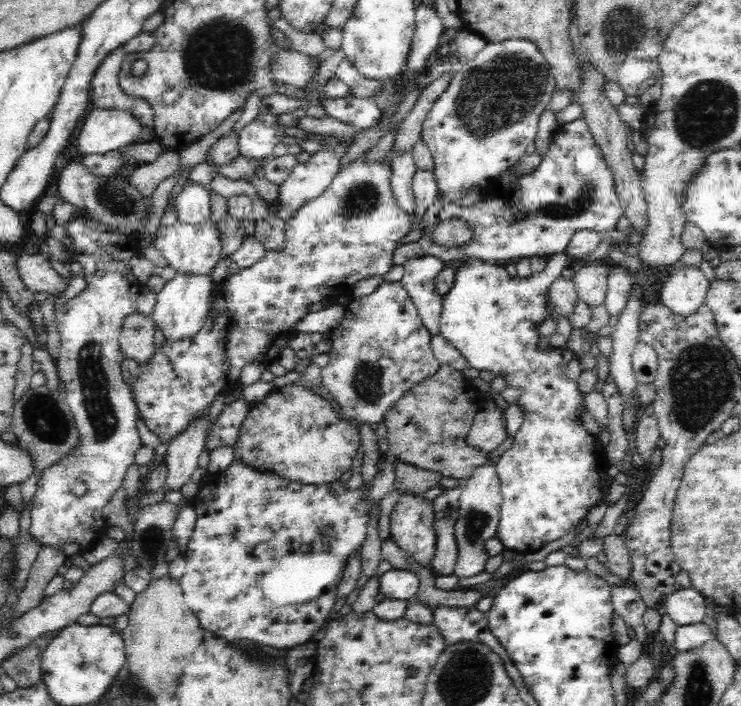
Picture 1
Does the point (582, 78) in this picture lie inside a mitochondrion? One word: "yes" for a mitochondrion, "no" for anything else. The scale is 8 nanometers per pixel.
no

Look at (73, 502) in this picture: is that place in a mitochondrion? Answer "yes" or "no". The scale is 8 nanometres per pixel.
no

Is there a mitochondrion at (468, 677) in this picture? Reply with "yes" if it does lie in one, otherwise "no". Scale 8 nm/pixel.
yes

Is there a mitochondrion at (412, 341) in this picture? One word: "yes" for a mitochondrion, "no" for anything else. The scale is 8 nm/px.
no

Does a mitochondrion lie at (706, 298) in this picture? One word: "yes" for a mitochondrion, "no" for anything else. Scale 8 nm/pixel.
no

